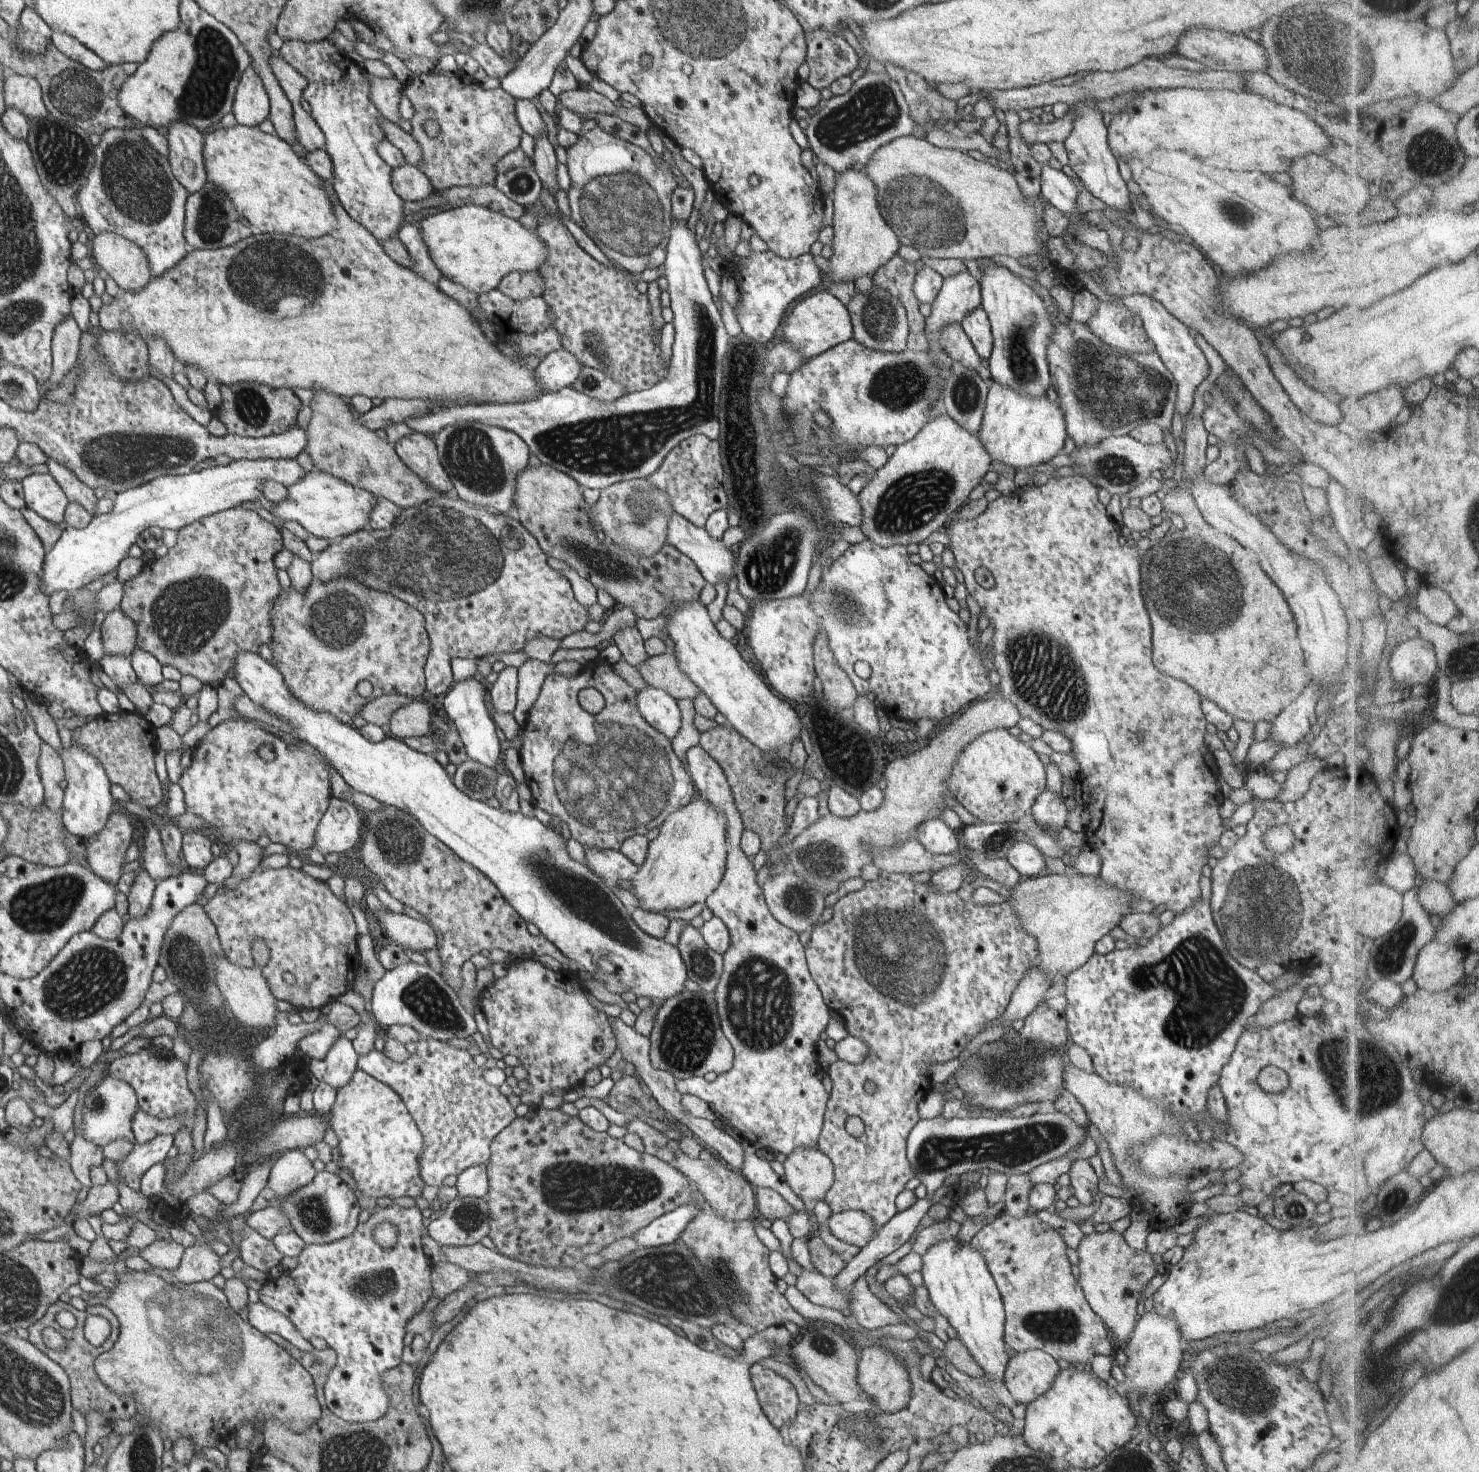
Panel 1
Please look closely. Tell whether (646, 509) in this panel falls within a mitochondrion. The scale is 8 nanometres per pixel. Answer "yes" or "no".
yes

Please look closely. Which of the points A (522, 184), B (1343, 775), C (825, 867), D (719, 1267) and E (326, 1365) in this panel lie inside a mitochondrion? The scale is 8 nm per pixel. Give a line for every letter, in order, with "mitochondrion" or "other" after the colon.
A: mitochondrion
B: other
C: mitochondrion
D: mitochondrion
E: other

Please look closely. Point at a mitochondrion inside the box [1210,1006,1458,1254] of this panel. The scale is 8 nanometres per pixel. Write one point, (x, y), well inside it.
(1363, 1074)

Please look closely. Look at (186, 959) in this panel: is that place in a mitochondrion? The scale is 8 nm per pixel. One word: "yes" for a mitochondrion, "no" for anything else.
yes

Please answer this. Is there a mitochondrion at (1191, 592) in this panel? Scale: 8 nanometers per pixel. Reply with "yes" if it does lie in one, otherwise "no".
yes

